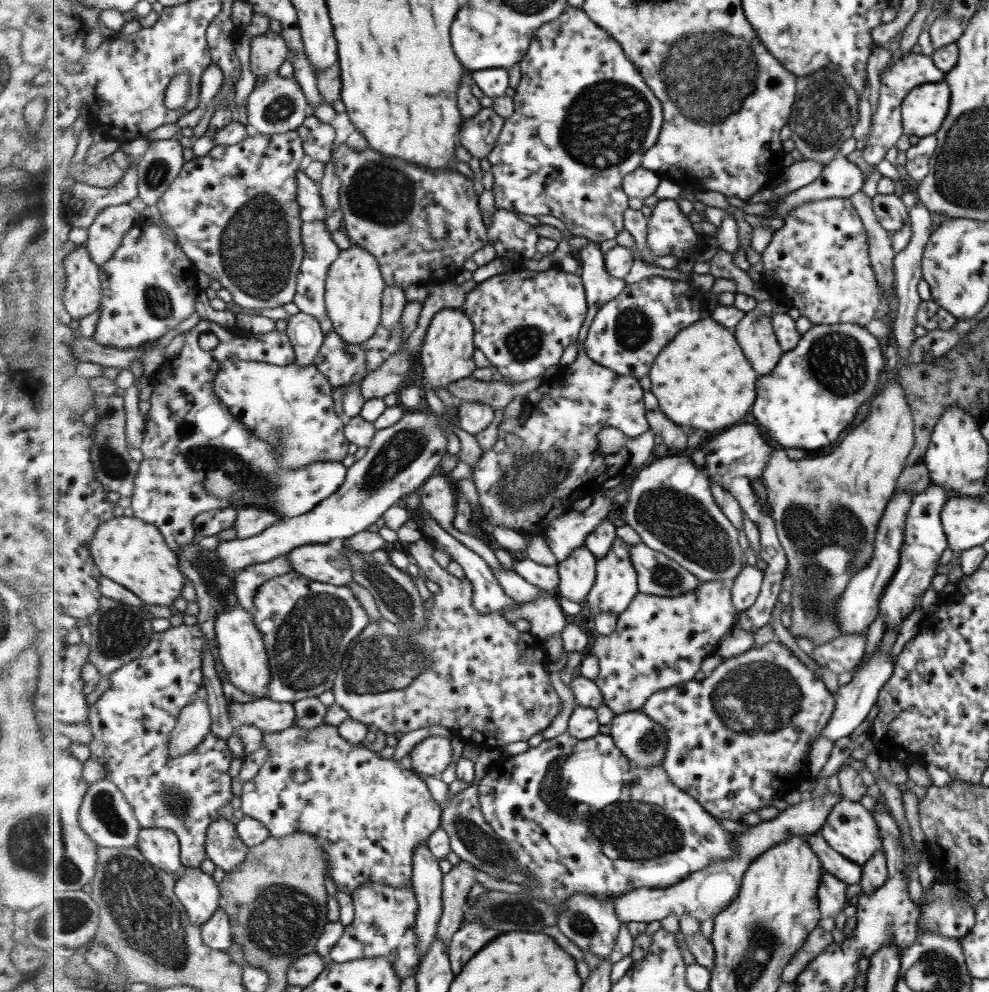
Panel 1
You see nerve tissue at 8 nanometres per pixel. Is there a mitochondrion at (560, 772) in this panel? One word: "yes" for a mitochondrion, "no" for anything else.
yes

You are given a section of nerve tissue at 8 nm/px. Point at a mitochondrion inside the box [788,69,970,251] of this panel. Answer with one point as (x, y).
(818, 119)

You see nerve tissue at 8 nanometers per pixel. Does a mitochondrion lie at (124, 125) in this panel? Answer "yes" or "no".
no

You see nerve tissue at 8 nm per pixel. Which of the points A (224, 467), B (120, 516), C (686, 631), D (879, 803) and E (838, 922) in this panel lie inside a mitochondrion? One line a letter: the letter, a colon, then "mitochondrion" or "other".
A: mitochondrion
B: other
C: other
D: other
E: other

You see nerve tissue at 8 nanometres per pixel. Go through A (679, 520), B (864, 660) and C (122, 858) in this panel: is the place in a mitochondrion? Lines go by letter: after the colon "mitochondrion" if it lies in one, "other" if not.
A: mitochondrion
B: other
C: mitochondrion

